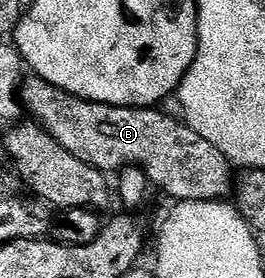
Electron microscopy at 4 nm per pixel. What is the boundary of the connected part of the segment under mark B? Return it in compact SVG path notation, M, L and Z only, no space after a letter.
M33 75L21 82L19 101L38 126L48 131L64 151L72 151L80 163L88 163L107 175L130 166L140 168L155 190L163 189L175 202L221 202L231 196L231 162L204 135L196 135L185 120L169 117L161 113L161 108L133 109L85 101Z

